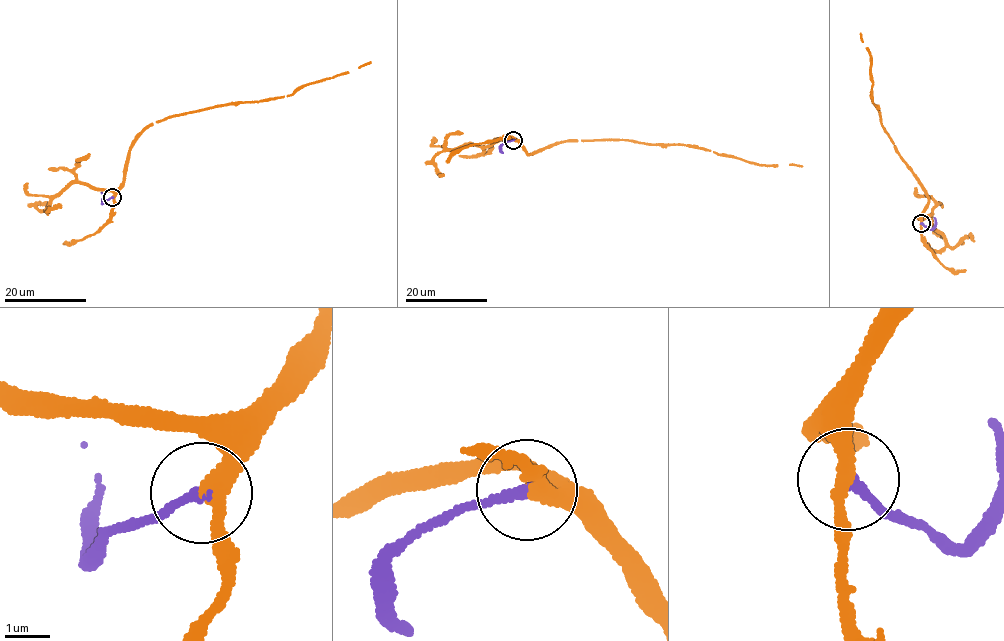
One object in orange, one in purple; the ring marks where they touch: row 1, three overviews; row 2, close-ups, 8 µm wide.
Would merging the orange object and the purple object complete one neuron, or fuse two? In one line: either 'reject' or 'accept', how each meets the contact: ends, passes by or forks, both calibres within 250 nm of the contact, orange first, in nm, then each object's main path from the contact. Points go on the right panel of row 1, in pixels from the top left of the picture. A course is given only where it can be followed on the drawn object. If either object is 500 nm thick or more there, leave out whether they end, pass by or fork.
accept; orange passes by; purple ends; calibres 320 and 200 nm; course orange (921, 223), (921, 216), (928, 201), (926, 191), (881, 124), (880, 112), (870, 98), (871, 57), (861, 33); course purple (921, 223), (931, 229), (935, 224), (934, 217)

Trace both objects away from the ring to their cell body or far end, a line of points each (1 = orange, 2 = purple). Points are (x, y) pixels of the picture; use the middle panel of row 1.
1: (513, 140), (532, 155), (567, 141), (626, 139), (651, 145), (694, 145), (760, 165), (802, 166)
2: (513, 140), (502, 146), (502, 152)

